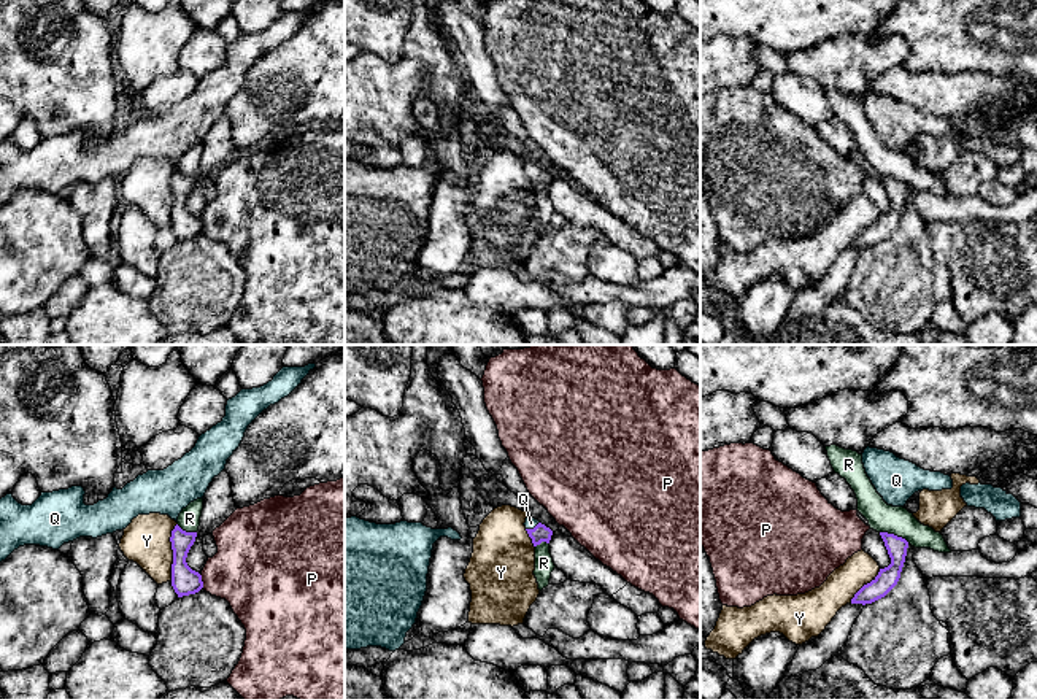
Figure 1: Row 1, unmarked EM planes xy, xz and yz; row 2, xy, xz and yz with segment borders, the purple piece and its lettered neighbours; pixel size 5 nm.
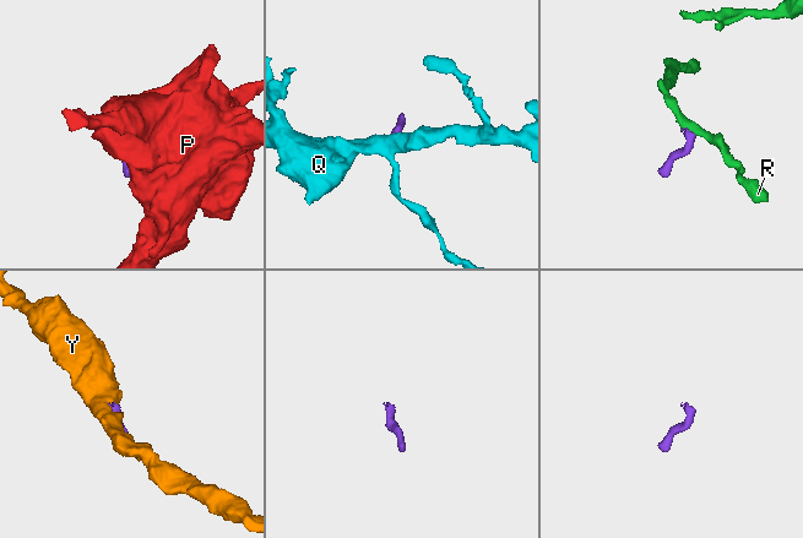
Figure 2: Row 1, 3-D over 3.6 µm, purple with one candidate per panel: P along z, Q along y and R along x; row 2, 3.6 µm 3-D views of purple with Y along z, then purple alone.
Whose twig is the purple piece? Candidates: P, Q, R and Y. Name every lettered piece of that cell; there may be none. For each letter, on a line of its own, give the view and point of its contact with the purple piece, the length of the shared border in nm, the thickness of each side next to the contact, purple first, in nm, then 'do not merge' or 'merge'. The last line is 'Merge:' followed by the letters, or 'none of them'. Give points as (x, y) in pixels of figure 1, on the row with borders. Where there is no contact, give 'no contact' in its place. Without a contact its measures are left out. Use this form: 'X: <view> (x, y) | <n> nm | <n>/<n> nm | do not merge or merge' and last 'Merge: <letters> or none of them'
P: xy (200, 580) | 80 nm | 140/380 nm | do not merge
Q: xz (534, 528) | 80 nm | 90/60 nm | merge
R: yz (893, 534) | 160 nm | 110/140 nm | do not merge
Y: xy (173, 552) | 300 nm | 140/240 nm | do not merge
Merge: Q

